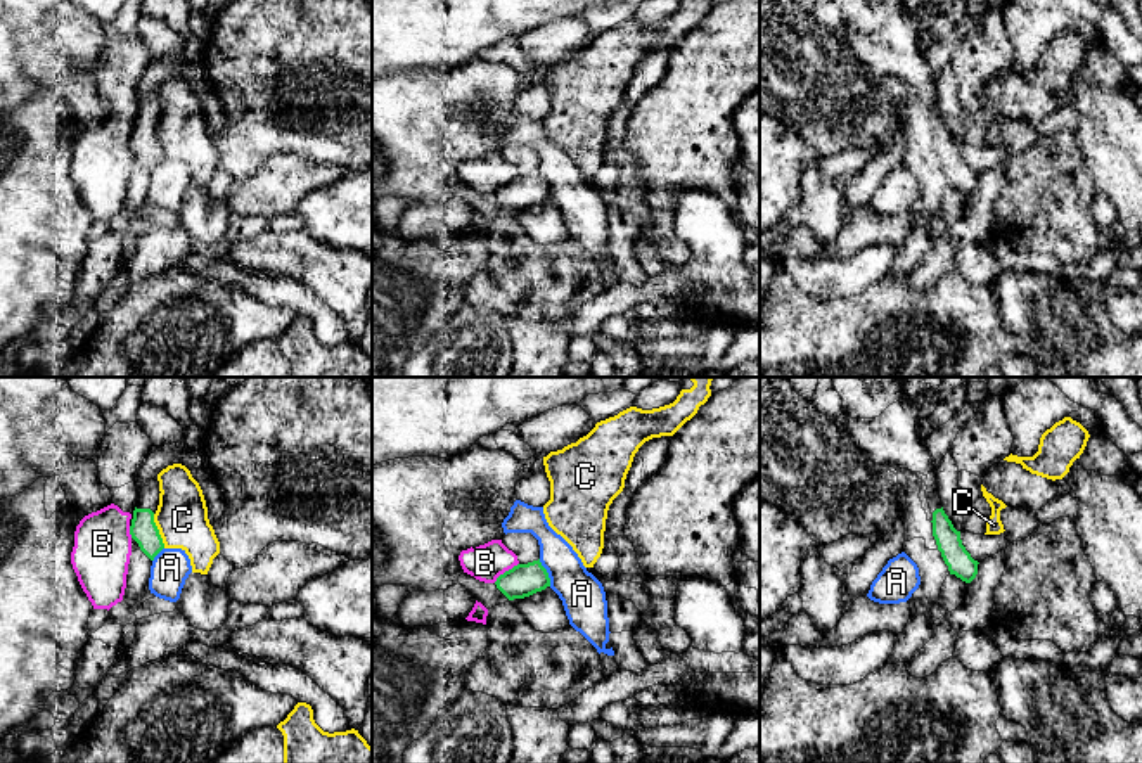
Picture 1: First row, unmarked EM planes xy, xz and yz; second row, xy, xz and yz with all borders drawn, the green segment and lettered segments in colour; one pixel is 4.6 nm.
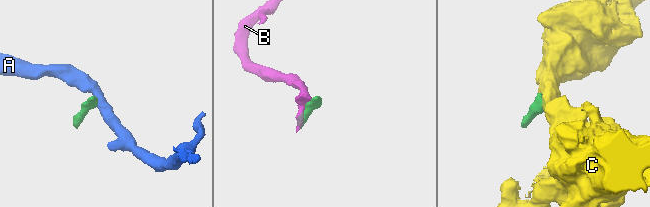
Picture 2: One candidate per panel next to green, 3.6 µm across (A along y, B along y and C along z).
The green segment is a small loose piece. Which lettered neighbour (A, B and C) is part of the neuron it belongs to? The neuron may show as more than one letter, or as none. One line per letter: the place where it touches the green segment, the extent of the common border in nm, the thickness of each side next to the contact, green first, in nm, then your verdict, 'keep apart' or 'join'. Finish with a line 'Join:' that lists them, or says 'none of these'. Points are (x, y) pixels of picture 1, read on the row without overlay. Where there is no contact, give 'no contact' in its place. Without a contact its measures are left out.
A: meets green in xz at (547, 185); contact 140 nm long; 160 nm thick on the green side, 200 nm on the other; keep apart
B: meets green in xz at (506, 184); contact 150 nm long; 160 nm thick on the green side, 170 nm on the other; keep apart
C: meets green in xy at (158, 144); contact 170 nm long; 120 nm thick on the green side, 240 nm on the other; keep apart
Join: none of these

